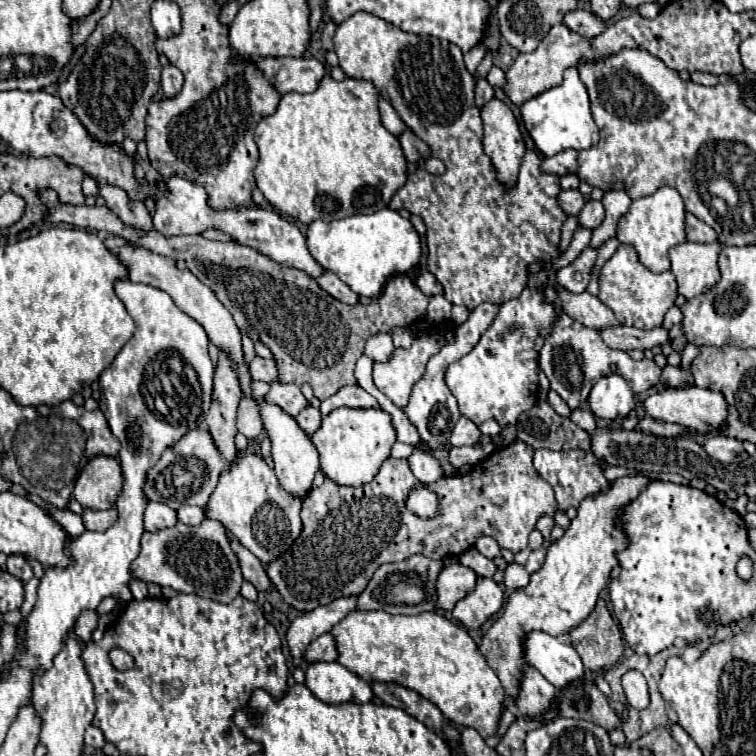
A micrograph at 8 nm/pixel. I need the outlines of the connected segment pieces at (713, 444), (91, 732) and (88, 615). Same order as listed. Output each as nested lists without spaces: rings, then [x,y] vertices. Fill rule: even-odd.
[[[716,434],[710,436],[704,444],[704,450],[710,458],[718,460],[718,462],[732,462],[744,448],[742,448],[742,440],[732,438],[732,436],[724,436],[724,434]]]
[[[88,726],[86,728],[86,734],[84,734],[84,744],[86,746],[92,746],[92,748],[96,748],[96,750],[100,750],[102,746],[104,746],[104,734],[102,734],[102,730],[98,730],[96,726]]]
[[[82,610],[82,614],[78,616],[78,622],[76,622],[76,626],[74,626],[74,634],[76,634],[80,640],[88,642],[88,640],[90,640],[90,634],[92,634],[94,628],[96,628],[96,624],[98,624],[96,612],[94,612],[94,610]]]

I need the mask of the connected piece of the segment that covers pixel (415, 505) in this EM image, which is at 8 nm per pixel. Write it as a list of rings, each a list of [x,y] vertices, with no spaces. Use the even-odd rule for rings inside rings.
[[[418,484],[412,488],[412,492],[406,498],[406,508],[420,516],[420,518],[434,518],[440,514],[440,498],[434,490],[430,490],[426,484]]]

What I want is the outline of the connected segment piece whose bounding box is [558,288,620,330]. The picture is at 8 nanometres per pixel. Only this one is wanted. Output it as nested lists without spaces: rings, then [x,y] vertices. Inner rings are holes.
[[[558,288],[558,296],[566,314],[578,318],[578,322],[582,322],[584,326],[590,326],[594,330],[602,326],[620,326],[614,312],[608,306],[604,306],[596,296],[590,296],[588,292],[570,294]]]

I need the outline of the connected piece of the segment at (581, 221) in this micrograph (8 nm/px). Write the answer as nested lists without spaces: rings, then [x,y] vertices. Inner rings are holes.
[[[588,200],[578,214],[578,226],[582,228],[594,230],[602,224],[602,220],[604,220],[604,208],[602,208],[602,202],[596,202],[596,200]]]

